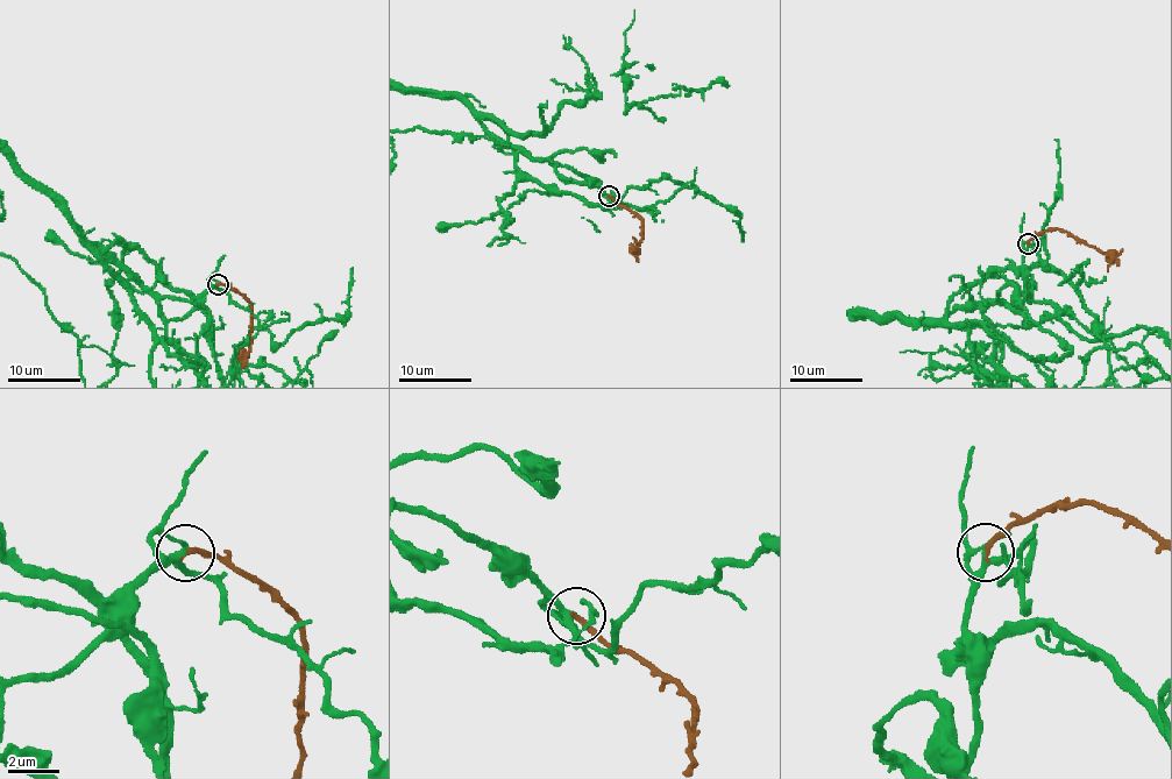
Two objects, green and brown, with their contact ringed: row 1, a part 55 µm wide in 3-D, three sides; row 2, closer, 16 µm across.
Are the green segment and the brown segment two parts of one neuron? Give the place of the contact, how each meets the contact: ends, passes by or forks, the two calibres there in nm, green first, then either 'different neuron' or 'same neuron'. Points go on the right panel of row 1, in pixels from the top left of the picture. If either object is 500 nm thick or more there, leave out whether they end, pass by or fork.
at (1028, 243); green passes by; brown ends there; 240 nm thick on the green side, 200 nm on the other; same neuron

